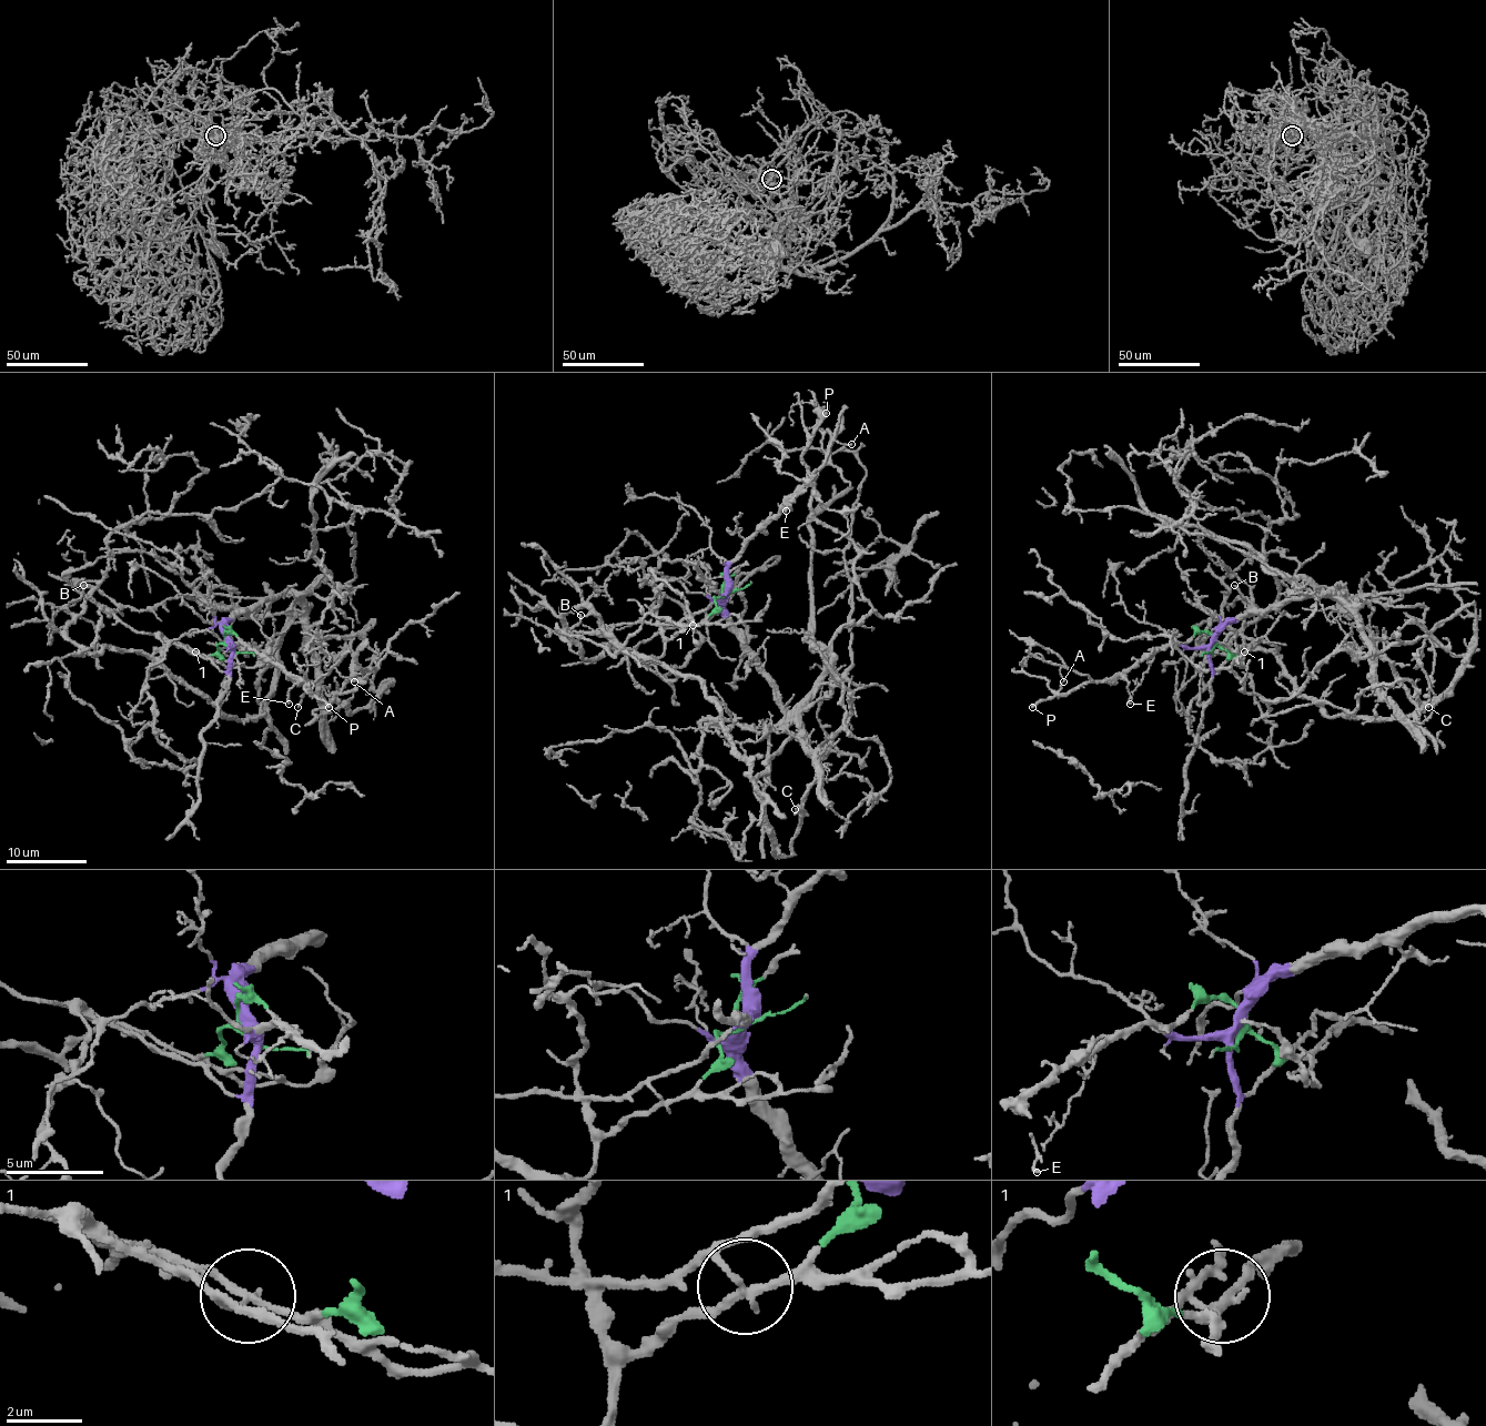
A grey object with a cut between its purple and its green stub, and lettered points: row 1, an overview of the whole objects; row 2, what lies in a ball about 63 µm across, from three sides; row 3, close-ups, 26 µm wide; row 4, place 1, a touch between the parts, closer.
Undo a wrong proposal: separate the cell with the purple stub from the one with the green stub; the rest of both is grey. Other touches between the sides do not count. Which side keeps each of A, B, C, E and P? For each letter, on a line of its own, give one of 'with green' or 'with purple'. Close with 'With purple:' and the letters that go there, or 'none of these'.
A: with purple
B: with green
C: with green
E: with purple
P: with purple
With purple: A, E, P

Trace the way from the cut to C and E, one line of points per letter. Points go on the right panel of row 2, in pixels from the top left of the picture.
C: (1214, 644), (1240, 655), (1271, 644), (1328, 716), (1399, 718), (1451, 684), (1473, 605), (1429, 635), (1428, 708)
E: (1214, 644), (1185, 647), (1165, 644), (1148, 654), (1125, 674), (1129, 704)

